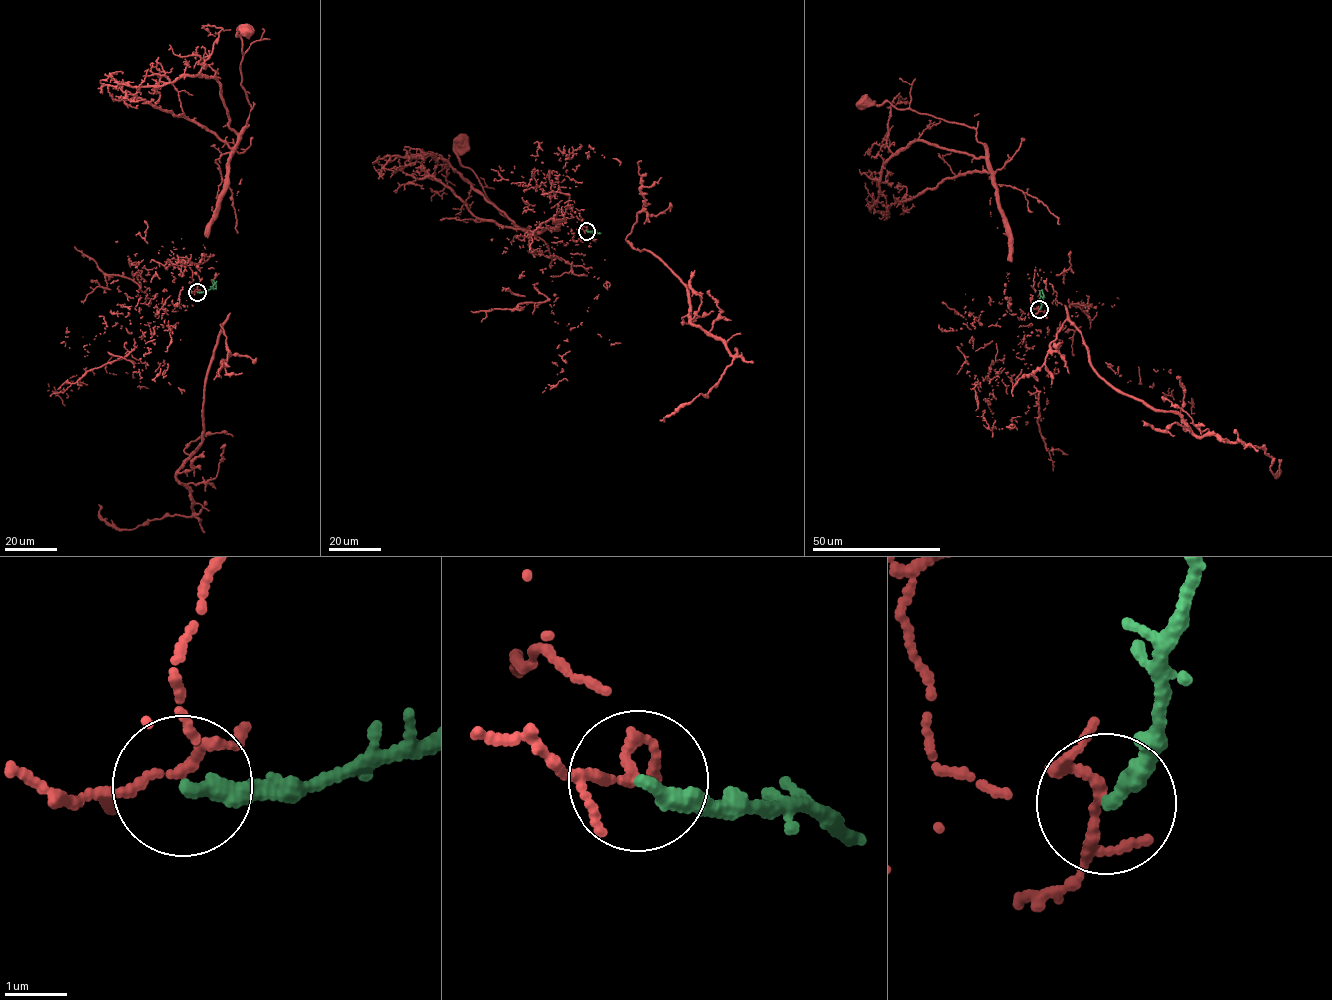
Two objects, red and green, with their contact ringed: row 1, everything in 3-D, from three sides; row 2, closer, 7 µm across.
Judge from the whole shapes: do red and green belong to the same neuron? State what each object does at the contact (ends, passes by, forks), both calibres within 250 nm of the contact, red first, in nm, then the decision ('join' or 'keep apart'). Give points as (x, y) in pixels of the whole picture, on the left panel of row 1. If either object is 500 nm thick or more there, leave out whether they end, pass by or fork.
red passes by; green ends; calibres 110 and 240 nm; keep apart

